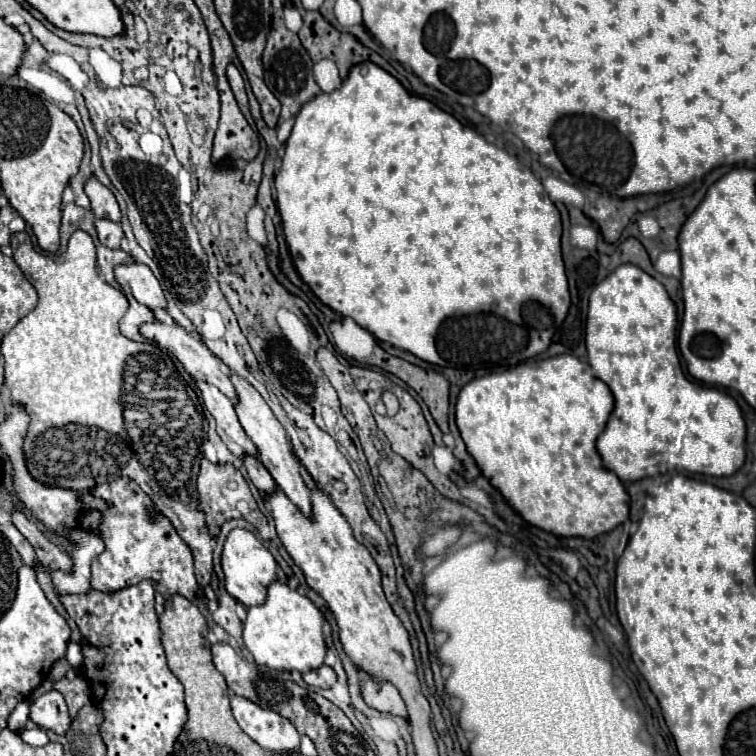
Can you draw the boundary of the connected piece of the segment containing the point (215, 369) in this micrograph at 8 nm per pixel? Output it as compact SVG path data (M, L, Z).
M164 322L142 324L140 332L142 332L148 340L156 342L160 348L166 348L174 358L178 358L180 364L182 364L196 380L202 380L202 382L208 382L208 384L216 386L216 388L218 388L220 392L224 392L234 404L238 402L238 394L236 394L234 384L230 382L230 376L228 376L228 374L230 374L228 366L226 366L220 358L216 358L216 356L206 348L206 344L204 344L200 338L188 334L188 332L186 332L184 328L180 328L180 326L168 326L168 324L164 324Z

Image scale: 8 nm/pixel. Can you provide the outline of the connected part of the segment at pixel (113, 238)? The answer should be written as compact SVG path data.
M96 220L96 230L98 230L98 240L108 246L108 248L120 248L120 242L124 238L124 232L122 232L122 226L112 222L112 220Z

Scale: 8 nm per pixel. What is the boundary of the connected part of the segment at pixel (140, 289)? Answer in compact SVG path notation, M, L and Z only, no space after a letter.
M130 262L124 266L116 266L114 272L122 290L126 294L132 294L140 304L148 308L166 308L166 296L162 292L162 286L146 264Z

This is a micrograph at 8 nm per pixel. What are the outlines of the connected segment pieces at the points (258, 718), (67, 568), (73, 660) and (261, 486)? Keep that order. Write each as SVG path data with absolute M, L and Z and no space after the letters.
M232 696L232 712L240 728L266 750L296 750L300 748L300 734L290 724L272 710L264 710L254 702Z
M12 512L12 522L14 526L22 532L22 536L34 546L38 560L52 568L52 570L64 570L64 572L72 572L72 558L60 550L56 544L52 544L34 522L30 522L22 512Z
M70 642L70 646L68 646L68 652L66 652L66 660L76 668L76 666L80 666L82 664L82 648L80 648L80 644L76 644L76 642Z
M246 456L244 458L244 466L250 474L250 480L254 482L254 486L264 494L264 496L272 496L276 490L276 482L270 476L270 472L262 466L262 462L256 456Z

